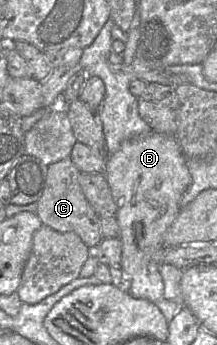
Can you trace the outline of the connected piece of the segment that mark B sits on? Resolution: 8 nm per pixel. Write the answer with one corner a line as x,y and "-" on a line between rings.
151,131
147,135
124,141
115,153
108,155
104,174
117,206
116,219
122,244
120,267
130,281
129,293
135,298
146,299
155,304
163,298
164,292
160,265
162,250
167,246
164,244
163,235
177,217
180,200
191,183
186,157
175,136

